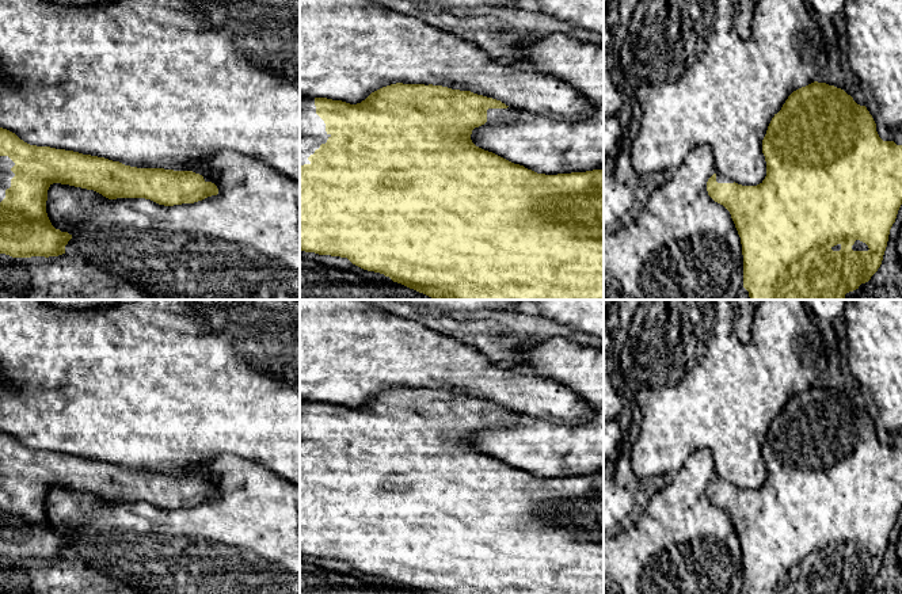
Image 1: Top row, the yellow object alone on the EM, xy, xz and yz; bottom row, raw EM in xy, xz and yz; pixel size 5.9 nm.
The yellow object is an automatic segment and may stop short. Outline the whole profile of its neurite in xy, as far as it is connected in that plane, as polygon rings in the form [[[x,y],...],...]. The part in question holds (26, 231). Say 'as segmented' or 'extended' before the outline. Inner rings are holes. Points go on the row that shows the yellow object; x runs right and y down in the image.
extended; [[[0,127],[0,254],[12,258],[65,254],[72,235],[56,229],[46,213],[47,190],[53,183],[94,190],[109,199],[145,198],[164,206],[194,203],[218,194],[210,179],[193,171],[137,168],[73,151],[30,145]]]

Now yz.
extended; [[[814,81],[793,91],[781,110],[774,114],[762,140],[762,153],[766,161],[766,176],[760,184],[742,186],[720,174],[713,174],[707,182],[708,195],[730,212],[741,237],[743,288],[749,292],[750,300],[845,300],[846,293],[868,282],[882,264],[890,229],[902,205],[902,145],[883,141],[867,107],[857,104],[844,90]]]

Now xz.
extended; [[[391,84],[372,92],[365,100],[357,104],[327,98],[300,98],[300,251],[347,258],[353,264],[364,270],[384,274],[393,282],[439,300],[604,300],[604,170],[557,175],[537,174],[524,165],[514,164],[492,152],[484,151],[472,142],[471,134],[475,127],[486,122],[513,122],[515,113],[515,108],[506,106],[501,100],[471,91],[452,90],[433,84]]]

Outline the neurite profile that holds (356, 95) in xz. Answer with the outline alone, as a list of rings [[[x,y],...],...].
[[[300,0],[300,98],[327,98],[357,104],[372,92],[396,83],[433,84],[471,91],[506,106],[556,121],[579,121],[593,103],[568,83],[540,72],[521,69],[476,47],[460,35],[446,33],[418,18],[400,14],[374,0]]]

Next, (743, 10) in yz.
[[[731,0],[732,1],[732,24],[738,35],[747,41],[751,37],[751,20],[758,0]]]

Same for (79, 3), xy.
[[[50,0],[57,4],[65,4],[65,5],[76,5],[76,7],[91,7],[91,5],[102,5],[109,3],[115,3],[118,0]]]

